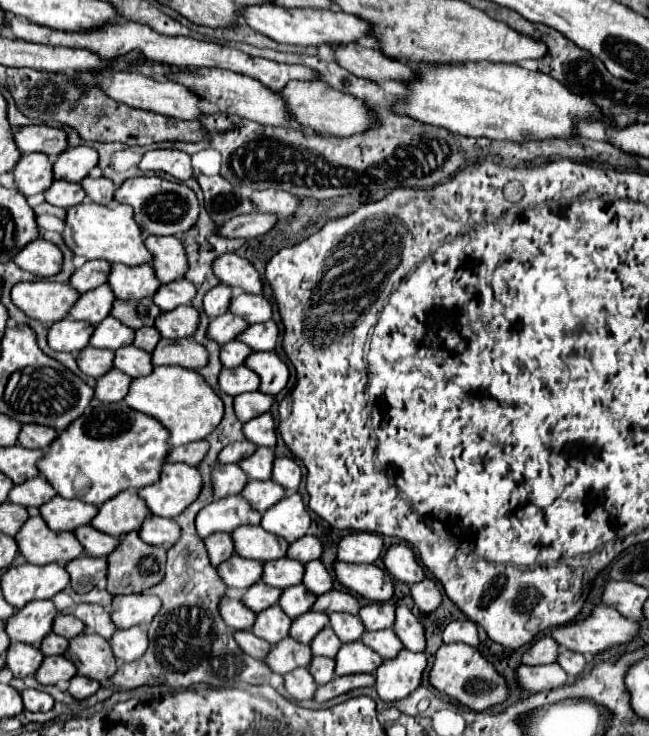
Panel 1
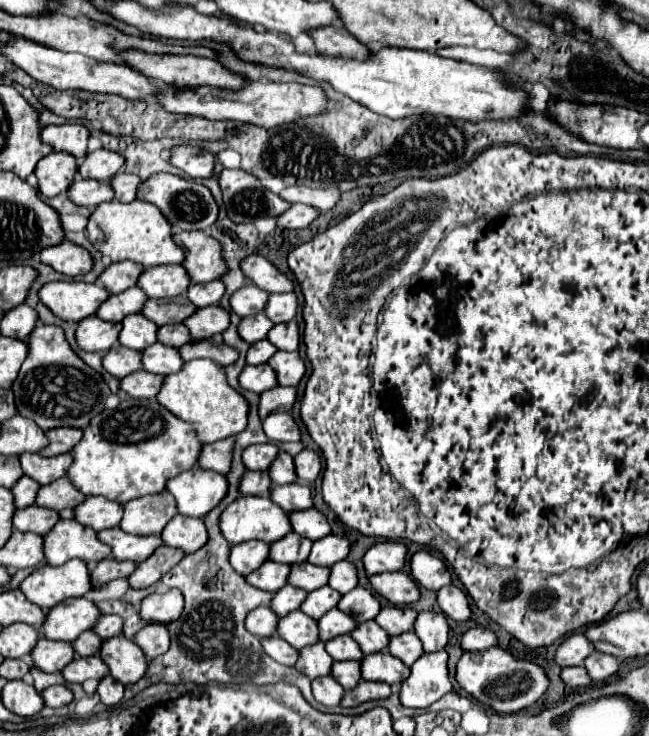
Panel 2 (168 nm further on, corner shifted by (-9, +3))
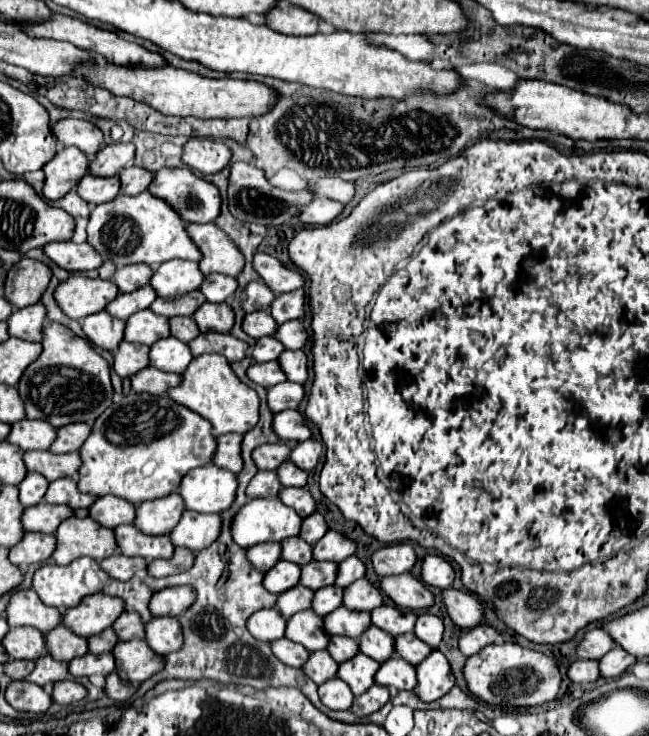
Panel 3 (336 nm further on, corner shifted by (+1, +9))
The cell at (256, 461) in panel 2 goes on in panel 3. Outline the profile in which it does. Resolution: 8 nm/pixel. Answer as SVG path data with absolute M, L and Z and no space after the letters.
M284 443L274 445L260 445L252 453L260 471L276 471L284 461L290 459L290 447Z

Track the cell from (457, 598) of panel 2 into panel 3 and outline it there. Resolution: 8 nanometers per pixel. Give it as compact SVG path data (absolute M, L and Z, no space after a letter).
M446 589L444 603L446 603L450 619L458 627L474 629L476 625L484 623L484 605L476 595L456 591L456 589Z

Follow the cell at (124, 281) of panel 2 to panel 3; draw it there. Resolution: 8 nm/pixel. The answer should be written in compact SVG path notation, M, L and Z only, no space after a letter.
M126 265L126 267L116 269L112 281L118 285L118 289L122 293L132 293L132 291L148 285L152 273L154 271L148 265Z

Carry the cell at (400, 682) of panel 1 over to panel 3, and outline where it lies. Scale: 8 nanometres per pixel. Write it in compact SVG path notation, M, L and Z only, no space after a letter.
M440 651L430 653L430 657L422 661L422 665L416 665L416 673L418 673L418 689L414 693L422 701L436 701L456 685L450 663Z

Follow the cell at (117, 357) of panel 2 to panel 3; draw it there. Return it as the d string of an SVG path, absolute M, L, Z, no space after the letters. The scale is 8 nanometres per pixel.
M122 341L114 353L114 371L120 377L132 377L150 365L150 347Z

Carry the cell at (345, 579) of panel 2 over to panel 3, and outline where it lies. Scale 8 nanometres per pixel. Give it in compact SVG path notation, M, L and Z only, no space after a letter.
M348 557L346 561L340 563L340 569L338 569L338 577L336 577L336 585L338 587L346 587L346 585L352 585L354 581L362 579L366 575L366 565L358 559L358 557Z

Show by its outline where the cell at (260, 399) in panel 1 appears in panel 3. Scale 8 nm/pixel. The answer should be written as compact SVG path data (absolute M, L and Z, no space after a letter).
M284 381L282 385L274 385L268 389L268 405L274 413L286 409L298 409L298 405L306 399L306 391L302 385Z

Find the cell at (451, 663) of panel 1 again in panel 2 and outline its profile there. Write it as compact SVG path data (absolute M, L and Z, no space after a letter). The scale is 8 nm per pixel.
M490 647L484 651L464 651L456 663L456 681L482 705L492 707L496 713L516 713L530 707L548 689L548 677L542 667L518 661L508 651L500 647Z

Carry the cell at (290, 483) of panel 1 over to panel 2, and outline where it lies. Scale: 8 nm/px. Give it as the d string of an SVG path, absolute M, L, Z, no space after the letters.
M302 449L296 457L294 457L294 465L296 465L296 477L298 483L304 485L312 485L320 473L320 457L314 451Z

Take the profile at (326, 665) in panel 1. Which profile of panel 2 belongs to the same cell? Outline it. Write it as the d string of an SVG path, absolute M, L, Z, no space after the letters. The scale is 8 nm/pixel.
M334 661L330 673L344 689L354 687L360 681L360 661Z

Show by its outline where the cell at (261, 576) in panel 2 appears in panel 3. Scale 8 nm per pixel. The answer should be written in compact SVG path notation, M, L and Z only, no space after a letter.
M280 561L264 577L266 589L270 589L270 593L274 593L274 595L282 595L284 591L296 587L298 583L300 583L300 567L294 563L288 563L288 561Z

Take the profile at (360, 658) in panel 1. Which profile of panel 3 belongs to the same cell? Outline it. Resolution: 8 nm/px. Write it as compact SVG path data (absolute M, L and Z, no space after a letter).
M394 655L390 661L382 663L382 669L378 669L376 683L384 687L396 687L398 691L414 691L418 685L416 667Z

